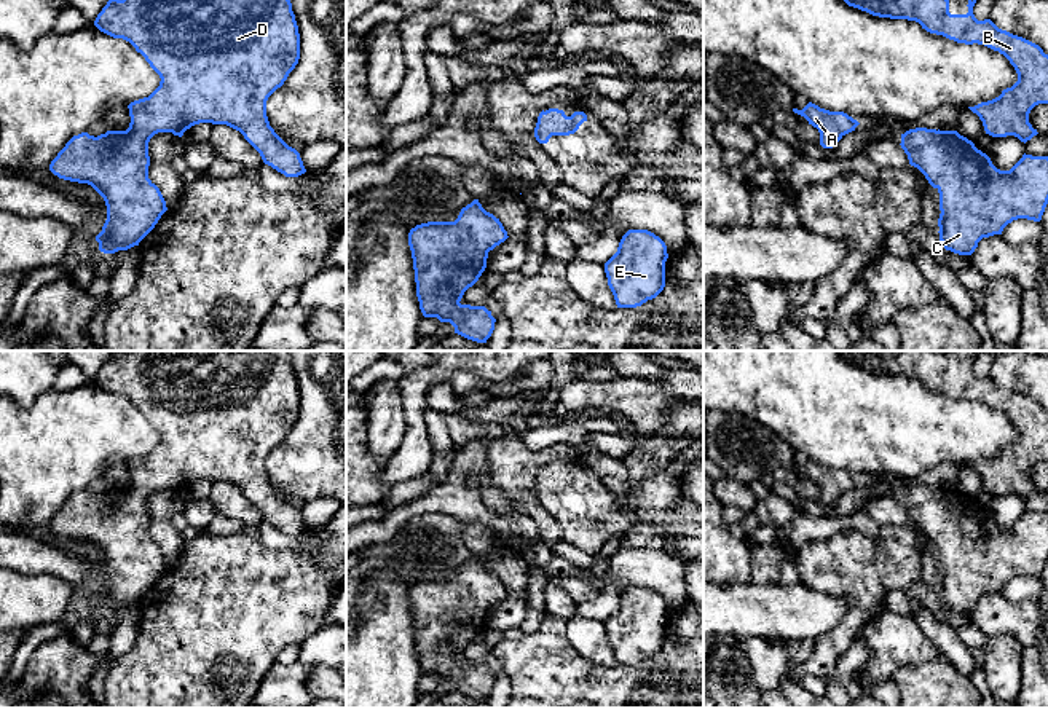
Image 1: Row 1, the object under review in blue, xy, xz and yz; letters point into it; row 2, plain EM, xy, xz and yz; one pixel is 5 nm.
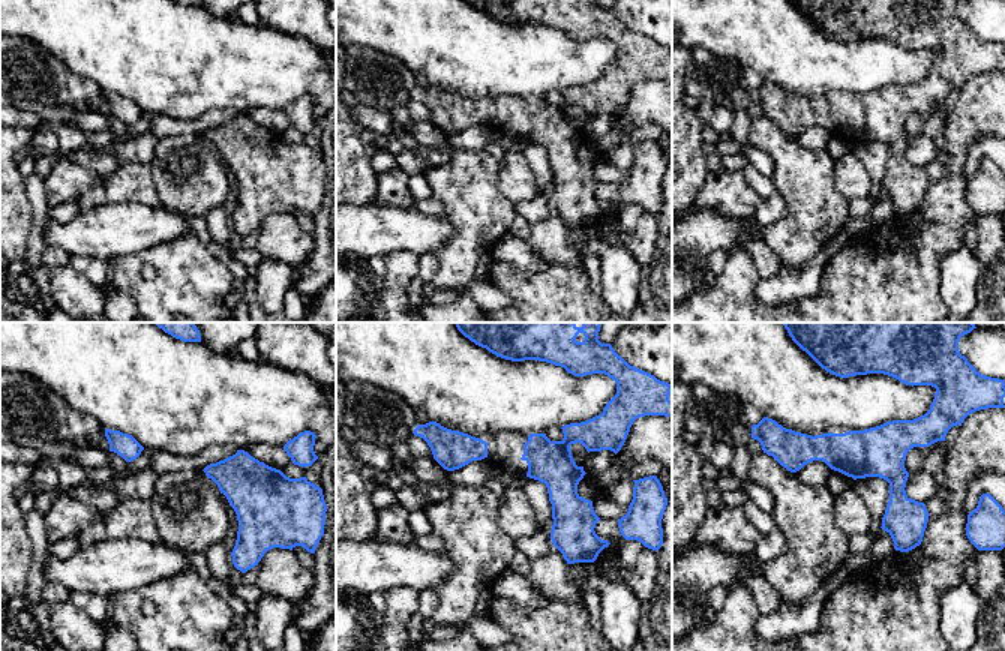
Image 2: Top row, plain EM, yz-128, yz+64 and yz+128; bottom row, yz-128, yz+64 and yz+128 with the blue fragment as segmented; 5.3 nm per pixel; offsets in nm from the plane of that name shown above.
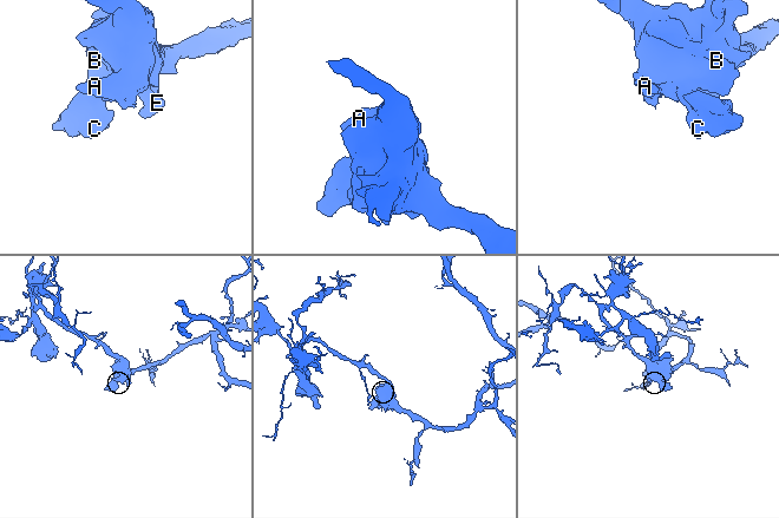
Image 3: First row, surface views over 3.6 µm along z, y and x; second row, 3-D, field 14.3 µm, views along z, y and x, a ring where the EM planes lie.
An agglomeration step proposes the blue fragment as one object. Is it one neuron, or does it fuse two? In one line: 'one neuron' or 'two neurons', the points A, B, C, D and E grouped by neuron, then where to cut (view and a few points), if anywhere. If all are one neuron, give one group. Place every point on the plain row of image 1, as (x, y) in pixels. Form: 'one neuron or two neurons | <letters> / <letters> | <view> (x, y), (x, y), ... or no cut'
one neuron | A B C D E | no cut

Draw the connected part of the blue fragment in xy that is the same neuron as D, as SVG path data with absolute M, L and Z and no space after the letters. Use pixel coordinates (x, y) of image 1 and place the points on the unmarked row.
M126 351L123 357L112 354L94 383L129 399L161 435L148 454L128 462L131 480L126 488L107 488L97 494L88 490L73 493L49 521L59 536L88 541L104 555L107 577L96 593L100 609L115 611L139 603L167 568L160 545L148 536L148 499L158 490L182 494L199 480L227 482L239 488L263 520L278 529L286 534L306 529L300 510L274 490L266 474L268 454L284 442L300 416L300 391L287 351Z

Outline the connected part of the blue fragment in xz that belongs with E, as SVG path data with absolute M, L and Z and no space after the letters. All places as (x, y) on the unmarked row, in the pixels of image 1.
M628 587L617 609L605 620L617 665L636 665L665 644L665 600L648 587Z

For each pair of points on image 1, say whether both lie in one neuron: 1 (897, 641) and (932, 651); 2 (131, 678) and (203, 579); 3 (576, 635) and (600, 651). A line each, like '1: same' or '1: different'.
1: same
2: same
3: same

